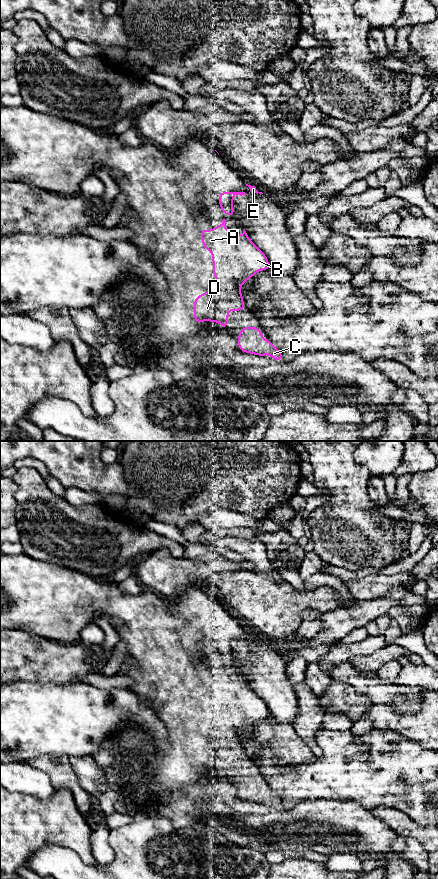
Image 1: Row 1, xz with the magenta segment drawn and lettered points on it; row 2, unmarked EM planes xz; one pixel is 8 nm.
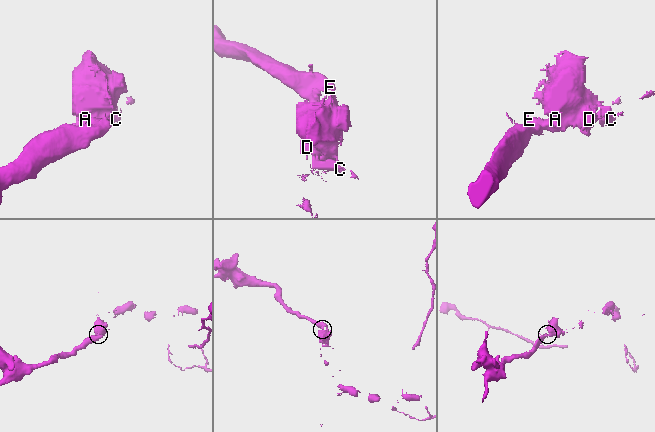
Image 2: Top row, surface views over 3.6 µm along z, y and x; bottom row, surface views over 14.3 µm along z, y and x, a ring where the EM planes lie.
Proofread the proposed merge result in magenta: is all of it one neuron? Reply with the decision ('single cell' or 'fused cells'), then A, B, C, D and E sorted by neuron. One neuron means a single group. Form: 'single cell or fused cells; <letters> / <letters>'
fused cells; A B C D / E

